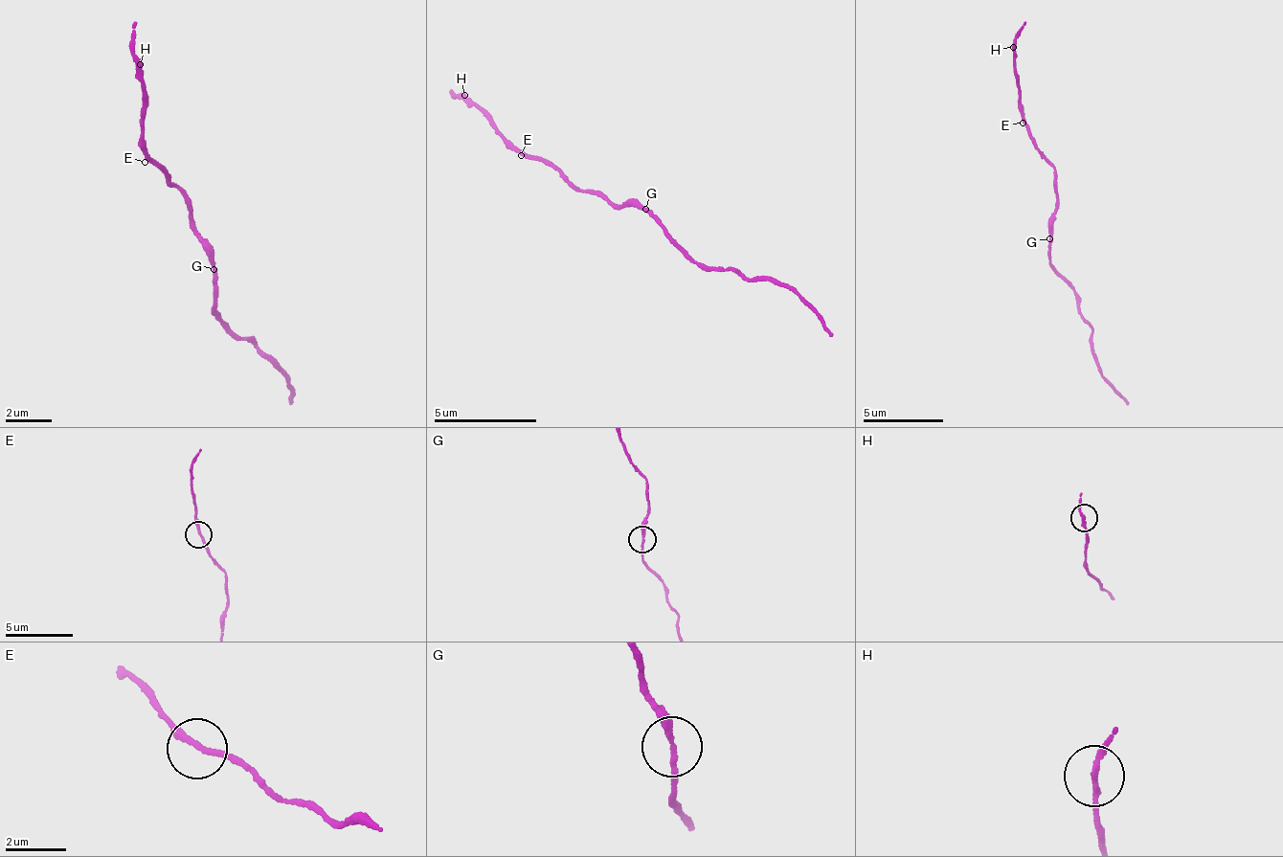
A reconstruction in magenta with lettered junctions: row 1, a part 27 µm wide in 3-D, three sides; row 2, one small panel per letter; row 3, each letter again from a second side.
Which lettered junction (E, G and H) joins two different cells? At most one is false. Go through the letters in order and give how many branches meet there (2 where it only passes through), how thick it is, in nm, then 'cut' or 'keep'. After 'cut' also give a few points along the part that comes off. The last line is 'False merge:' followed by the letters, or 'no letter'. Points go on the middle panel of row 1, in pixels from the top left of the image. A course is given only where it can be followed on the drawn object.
E: branches 2; calibre 180 nm; keep
G: branches 2; calibre 180 nm; keep
H: branches 2; calibre 180 nm; keep
False merge: no letter

